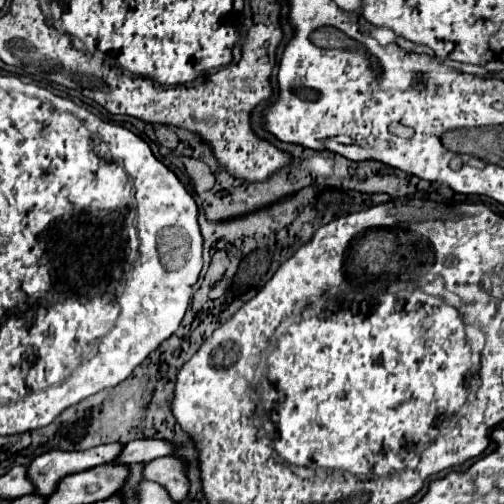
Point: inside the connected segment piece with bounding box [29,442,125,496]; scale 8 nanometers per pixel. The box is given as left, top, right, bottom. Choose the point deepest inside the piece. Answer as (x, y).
(46, 471)

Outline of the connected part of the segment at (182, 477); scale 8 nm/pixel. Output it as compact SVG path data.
M163 456L149 462L143 470L145 480L153 480L163 484L173 500L185 500L189 496L189 478L187 478L187 462L181 456Z

